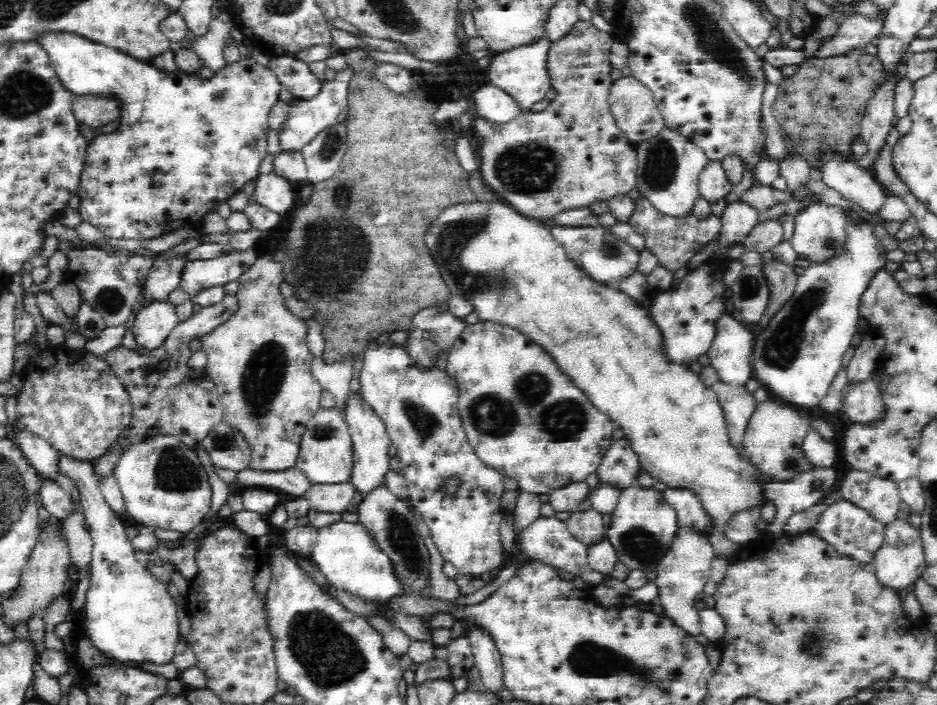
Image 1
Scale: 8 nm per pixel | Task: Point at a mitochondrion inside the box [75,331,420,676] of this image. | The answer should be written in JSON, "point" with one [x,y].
{"point":[265,372]}

